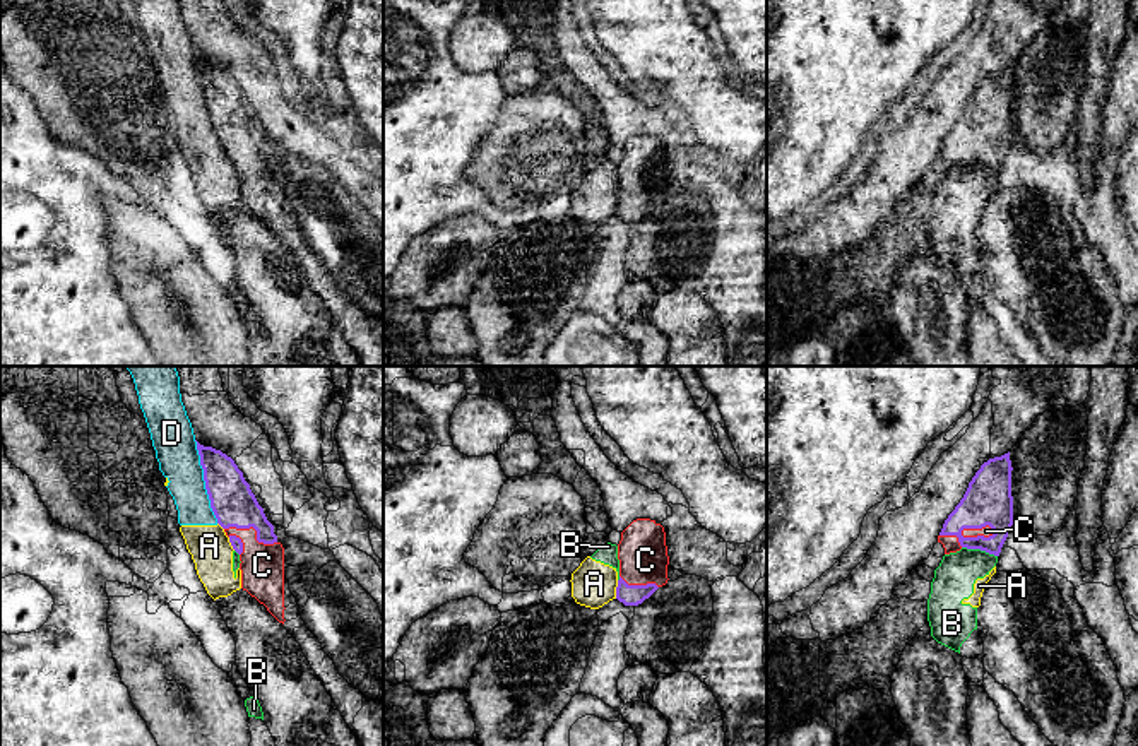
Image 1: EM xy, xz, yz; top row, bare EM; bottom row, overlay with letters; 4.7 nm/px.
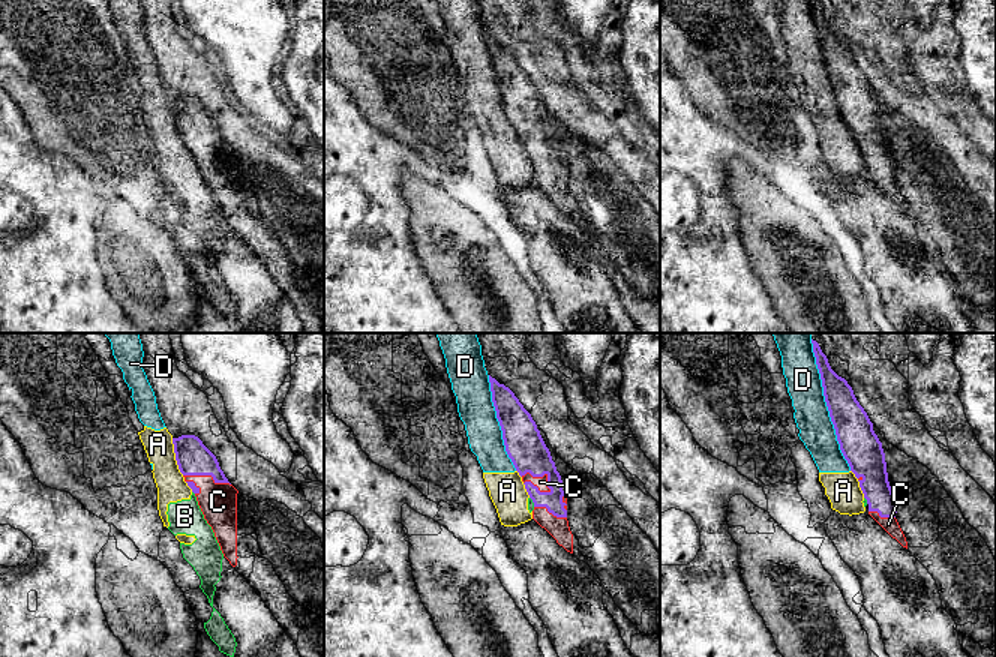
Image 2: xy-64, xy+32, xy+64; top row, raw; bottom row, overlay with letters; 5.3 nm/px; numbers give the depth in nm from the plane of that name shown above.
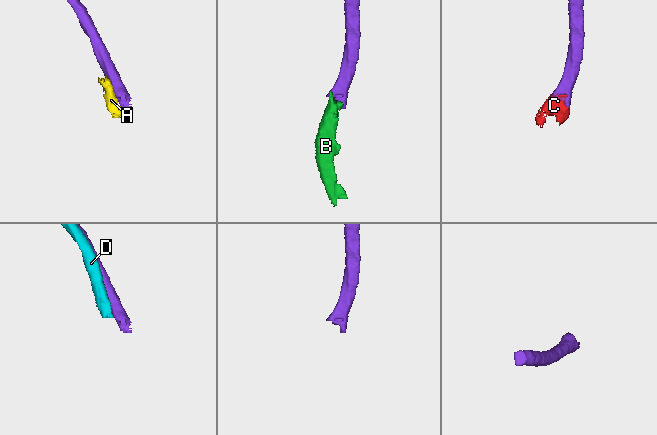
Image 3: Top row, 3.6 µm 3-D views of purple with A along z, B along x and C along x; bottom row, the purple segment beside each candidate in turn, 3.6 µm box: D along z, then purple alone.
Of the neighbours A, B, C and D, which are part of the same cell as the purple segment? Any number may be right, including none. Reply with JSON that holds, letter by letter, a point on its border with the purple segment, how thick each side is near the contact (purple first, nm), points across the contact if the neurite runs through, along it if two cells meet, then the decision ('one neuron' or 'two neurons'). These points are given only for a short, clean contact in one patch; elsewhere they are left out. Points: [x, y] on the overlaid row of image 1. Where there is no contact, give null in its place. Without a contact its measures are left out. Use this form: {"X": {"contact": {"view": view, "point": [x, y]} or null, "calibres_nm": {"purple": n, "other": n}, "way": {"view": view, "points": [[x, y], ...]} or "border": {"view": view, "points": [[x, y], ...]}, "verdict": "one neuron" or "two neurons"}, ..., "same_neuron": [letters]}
{"A": {"contact": {"view": "xz", "point": [616, 589]}, "calibres_nm": {"purple": 100, "other": 220}, "border": {"view": "xz", "points": [[618, 580], [615, 597]]}, "verdict": "two neurons"}, "B": {"contact": {"view": "yz", "point": [979, 548]}, "calibres_nm": {"purple": 220, "other": 190}, "border": {"view": "yz", "points": [[962, 546], [984, 550], [996, 556]]}, "verdict": "two neurons"}, "C": {"contact": {"view": "yz", "point": [977, 536]}, "calibres_nm": {"purple": 220, "other": 50}, "way": {"view": "yz", "points": [[988, 500], [993, 532], [977, 536], [986, 531]]}, "verdict": "one neuron"}, "D": {"contact": {"view": "xy", "point": [204, 479]}, "calibres_nm": {"purple": 200, "other": 200}, "verdict": "two neurons"}, "same_neuron": ["C"]}

